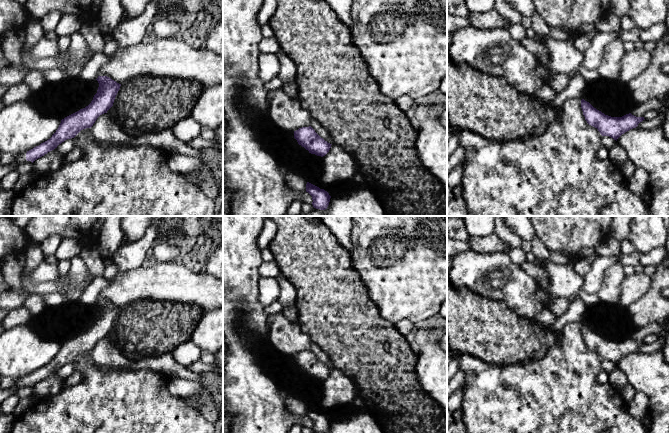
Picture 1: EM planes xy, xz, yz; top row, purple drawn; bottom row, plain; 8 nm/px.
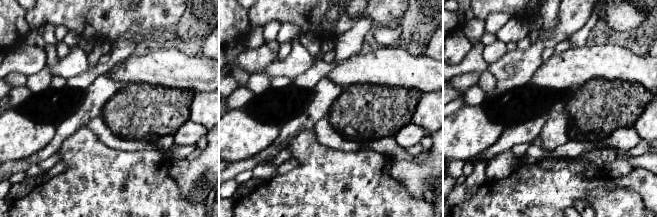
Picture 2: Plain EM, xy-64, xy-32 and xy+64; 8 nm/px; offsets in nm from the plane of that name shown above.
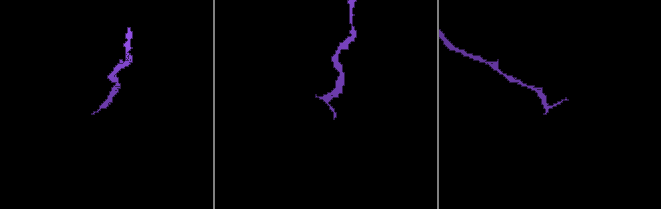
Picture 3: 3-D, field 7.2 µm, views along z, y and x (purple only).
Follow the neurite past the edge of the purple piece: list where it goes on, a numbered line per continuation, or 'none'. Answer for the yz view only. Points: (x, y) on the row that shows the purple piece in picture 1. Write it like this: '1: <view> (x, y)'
none

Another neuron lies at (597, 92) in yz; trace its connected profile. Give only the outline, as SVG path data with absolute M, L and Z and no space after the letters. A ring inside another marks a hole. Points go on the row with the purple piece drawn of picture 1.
M602 77L587 81L582 99L611 117L622 117L637 106L629 92L627 83Z

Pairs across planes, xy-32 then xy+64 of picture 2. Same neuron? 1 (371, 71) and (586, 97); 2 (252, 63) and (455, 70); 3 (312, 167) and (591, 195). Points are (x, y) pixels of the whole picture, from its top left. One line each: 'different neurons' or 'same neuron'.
1: different neurons
2: different neurons
3: same neuron

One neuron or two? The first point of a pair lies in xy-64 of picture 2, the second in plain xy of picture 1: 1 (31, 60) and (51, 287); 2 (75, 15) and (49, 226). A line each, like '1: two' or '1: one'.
1: two
2: one

